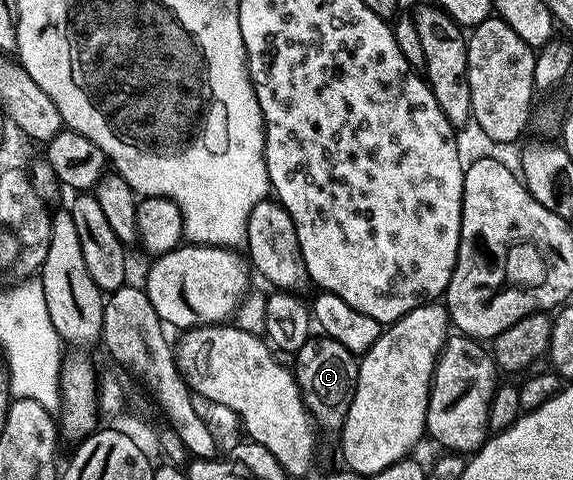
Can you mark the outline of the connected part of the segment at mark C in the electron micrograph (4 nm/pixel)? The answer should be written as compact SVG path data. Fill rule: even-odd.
M314 335L295 353L294 360L293 376L311 418L328 429L339 430L351 405L357 383L357 358L337 340Z

